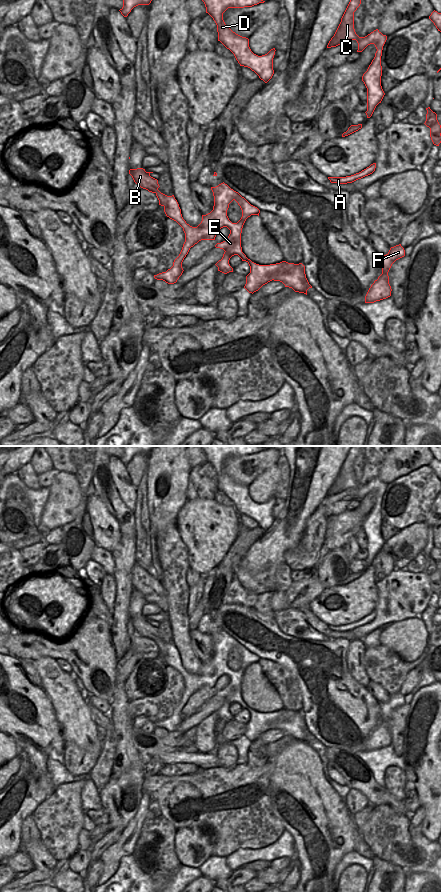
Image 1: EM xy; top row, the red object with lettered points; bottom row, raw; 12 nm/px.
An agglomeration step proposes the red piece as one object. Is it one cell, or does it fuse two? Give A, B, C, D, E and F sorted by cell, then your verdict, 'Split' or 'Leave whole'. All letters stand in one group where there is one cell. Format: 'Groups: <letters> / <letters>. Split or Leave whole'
Groups: A C D E F / B. Split.

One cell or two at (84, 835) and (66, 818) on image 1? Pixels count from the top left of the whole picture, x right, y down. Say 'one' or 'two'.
two

